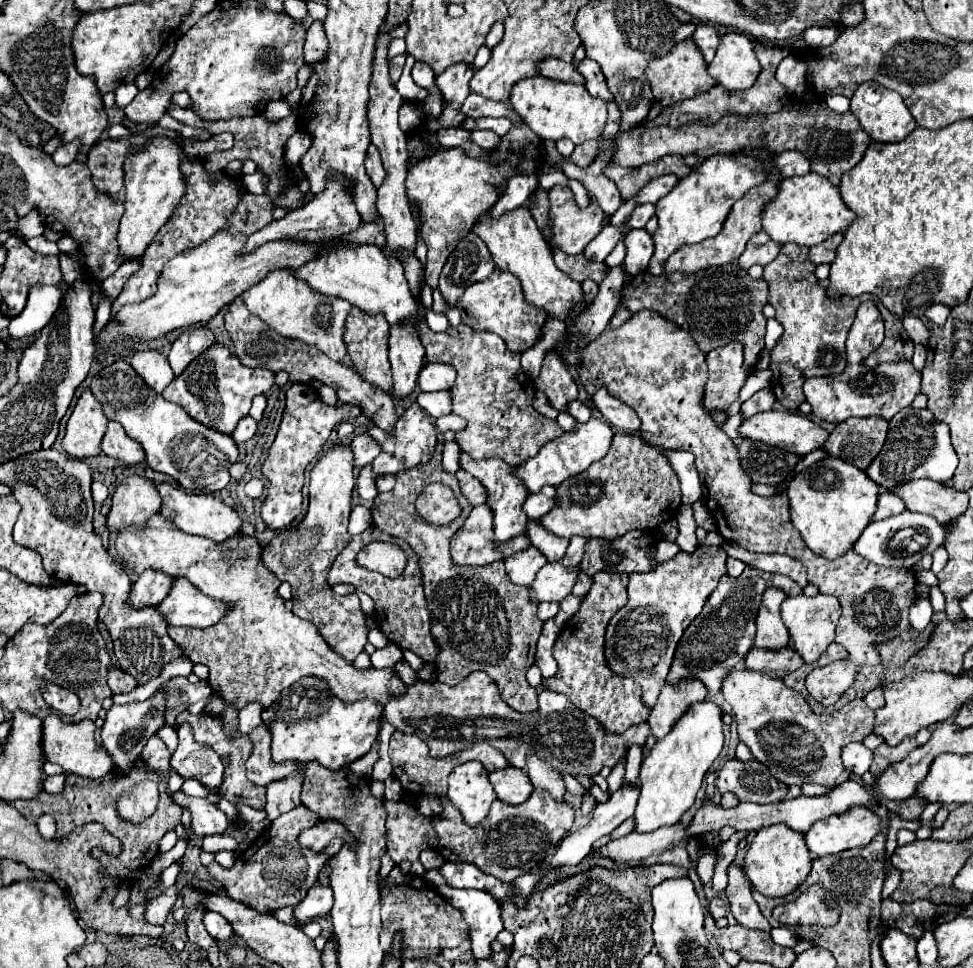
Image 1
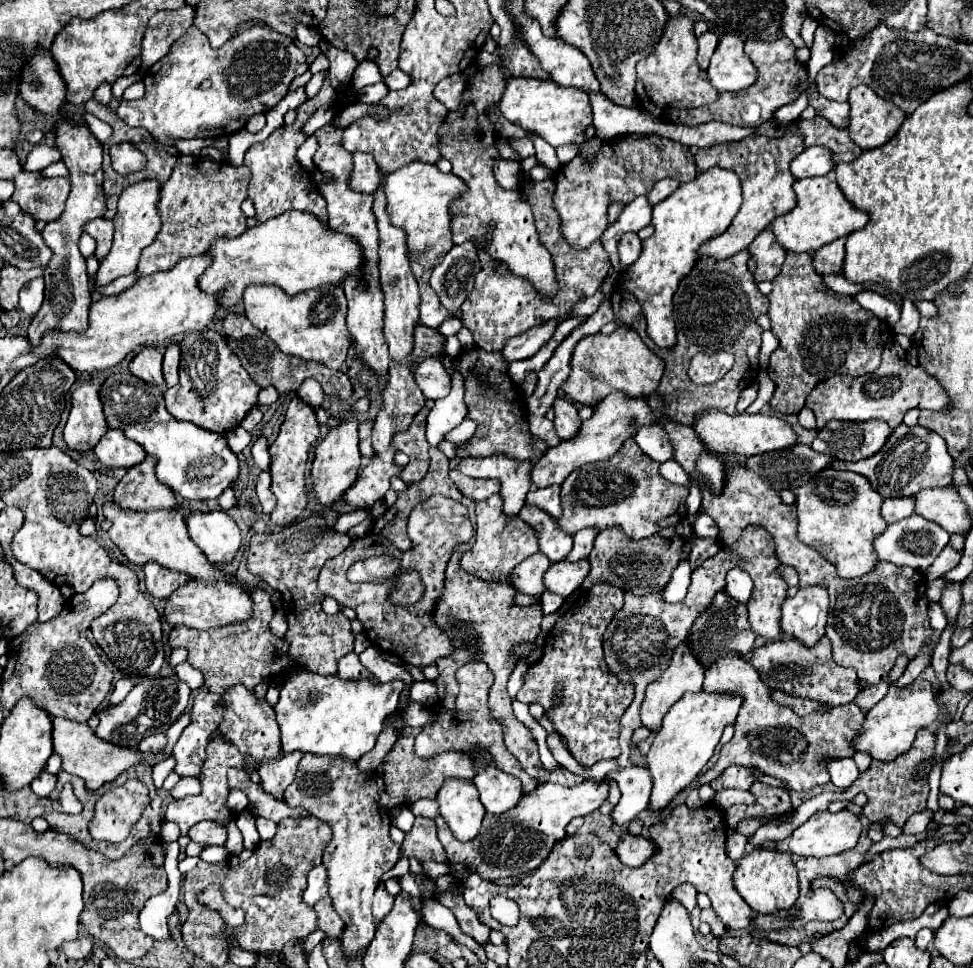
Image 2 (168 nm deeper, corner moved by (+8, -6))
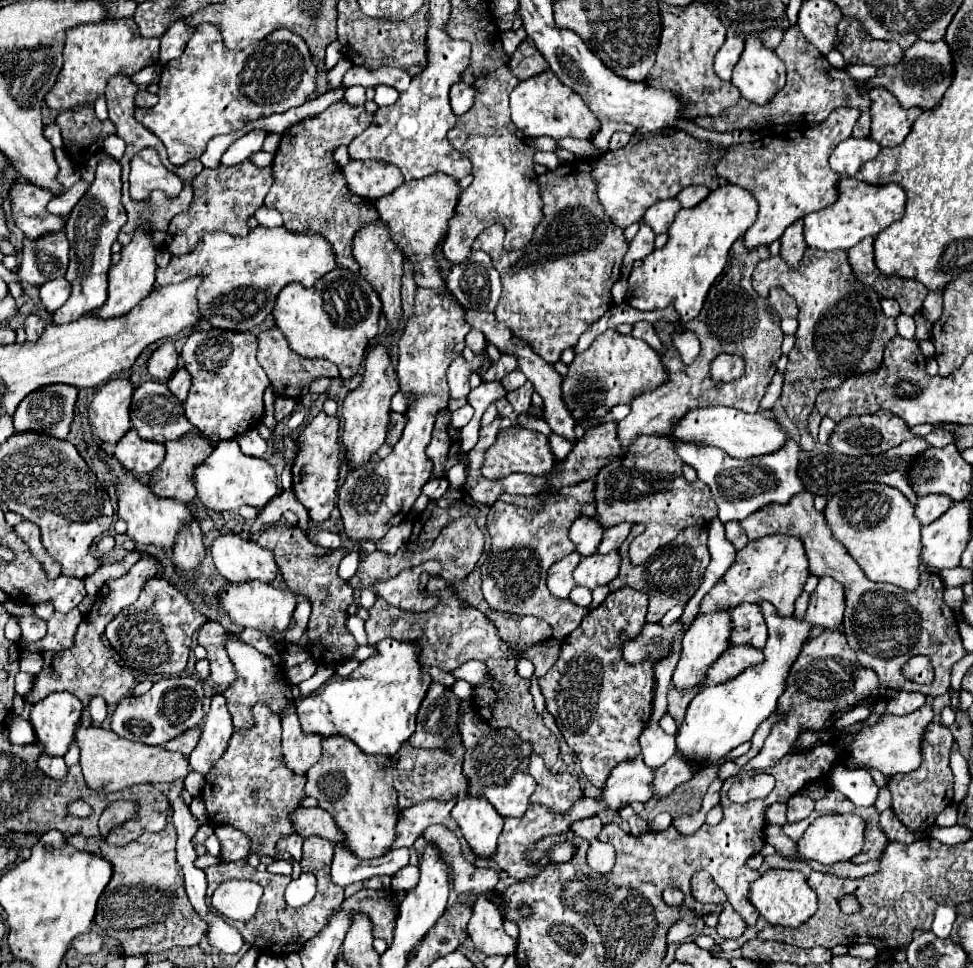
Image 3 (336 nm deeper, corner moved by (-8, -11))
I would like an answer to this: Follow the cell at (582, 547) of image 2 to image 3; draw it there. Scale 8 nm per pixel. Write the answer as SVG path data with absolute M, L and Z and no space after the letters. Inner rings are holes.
M628 522L612 526L612 528L606 528L602 544L598 546L598 552L600 554L608 554L612 550L618 550L622 546L622 542L626 540L626 536L630 534L630 528L632 528L632 524L628 524Z

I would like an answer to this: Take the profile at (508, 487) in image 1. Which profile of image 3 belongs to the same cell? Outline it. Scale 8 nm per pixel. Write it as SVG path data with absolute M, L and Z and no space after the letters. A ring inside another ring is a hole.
M506 428L500 430L494 444L486 450L482 464L482 476L488 480L500 480L512 472L524 472L534 476L544 476L554 466L554 454L550 452L548 438L540 432L528 430L528 428Z

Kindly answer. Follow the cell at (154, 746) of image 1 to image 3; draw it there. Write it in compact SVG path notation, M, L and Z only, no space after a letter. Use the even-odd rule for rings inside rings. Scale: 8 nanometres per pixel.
M196 726L196 728L192 728L192 730L186 730L184 734L180 734L180 738L172 738L168 744L166 744L166 750L178 750L178 752L182 752L184 756L188 756L194 748L196 748L196 744L198 744L198 740L200 740L200 728Z

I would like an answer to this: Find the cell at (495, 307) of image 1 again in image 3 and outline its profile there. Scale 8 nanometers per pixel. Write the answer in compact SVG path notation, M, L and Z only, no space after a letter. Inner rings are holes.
M574 160L568 164L560 164L556 170L548 170L538 178L542 188L542 222L536 226L536 246L506 252L502 248L504 240L504 228L502 226L490 226L480 232L480 236L474 240L472 250L482 250L492 258L494 268L500 274L502 280L502 296L496 308L496 318L504 322L514 336L524 338L538 356L542 356L546 362L554 364L560 354L574 346L578 338L596 322L602 318L606 310L612 306L612 294L610 288L614 284L614 278L620 278L620 266L622 258L628 250L628 242L624 242L624 230L618 226L612 226L612 220L608 214L604 214L604 208L600 202L596 202L596 190L594 190L594 178L592 178L592 164L588 160Z

